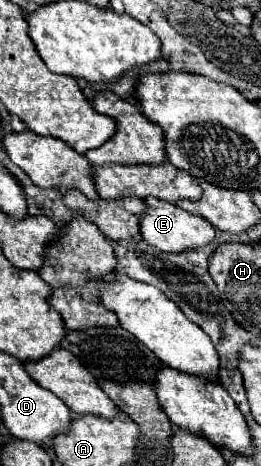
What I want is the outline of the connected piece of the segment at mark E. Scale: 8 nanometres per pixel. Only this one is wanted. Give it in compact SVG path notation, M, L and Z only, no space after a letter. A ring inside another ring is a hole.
M147 196L145 206L147 208L139 220L139 228L141 228L139 232L149 244L153 244L165 252L177 254L177 252L183 252L185 248L205 246L215 236L215 228L207 220L201 220L201 216L195 216L191 212L181 210L175 204L167 204L165 200L157 200L155 196Z

